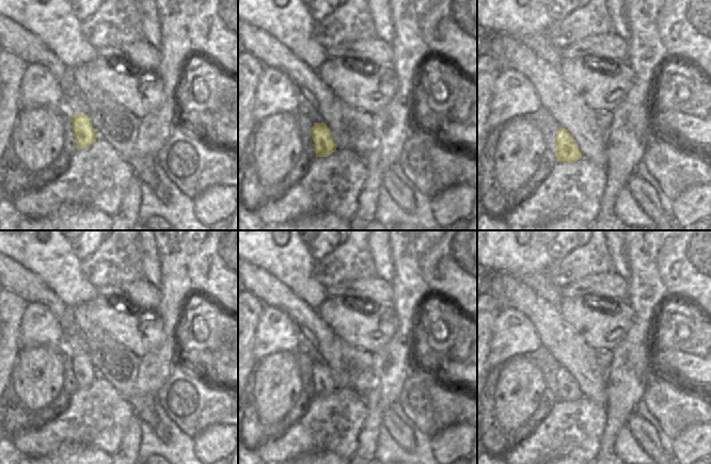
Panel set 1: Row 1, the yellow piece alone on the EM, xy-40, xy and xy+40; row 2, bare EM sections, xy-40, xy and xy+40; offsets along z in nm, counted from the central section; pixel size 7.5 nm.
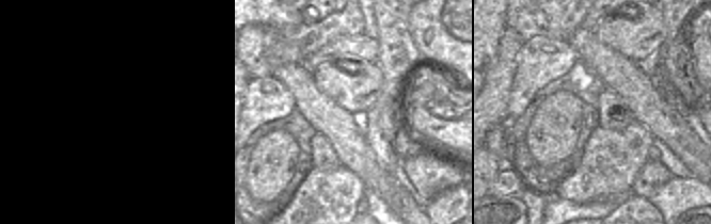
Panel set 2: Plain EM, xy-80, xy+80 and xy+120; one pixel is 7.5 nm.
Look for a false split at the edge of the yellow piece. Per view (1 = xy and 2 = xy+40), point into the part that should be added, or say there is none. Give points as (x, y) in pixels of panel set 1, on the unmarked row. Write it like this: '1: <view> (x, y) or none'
1: none
2: none

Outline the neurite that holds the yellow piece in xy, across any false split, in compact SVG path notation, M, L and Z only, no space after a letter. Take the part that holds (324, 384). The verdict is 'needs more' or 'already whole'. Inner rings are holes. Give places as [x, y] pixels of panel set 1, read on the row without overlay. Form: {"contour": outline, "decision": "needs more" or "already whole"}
{"contour": "M314 362L312 378L316 396L328 396L337 389L330 368L323 362Z", "decision": "already whole"}

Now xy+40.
{"contour": "M563 366L557 369L555 382L557 400L573 402L583 396L572 374Z", "decision": "already whole"}

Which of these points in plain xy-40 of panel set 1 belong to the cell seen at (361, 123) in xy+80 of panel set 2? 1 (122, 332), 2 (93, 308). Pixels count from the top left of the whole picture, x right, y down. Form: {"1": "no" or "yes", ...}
{"1": "no", "2": "no"}

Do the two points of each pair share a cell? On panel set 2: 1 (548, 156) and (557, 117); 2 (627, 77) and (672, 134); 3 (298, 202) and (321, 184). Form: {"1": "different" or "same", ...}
{"1": "different", "2": "same", "3": "same"}

